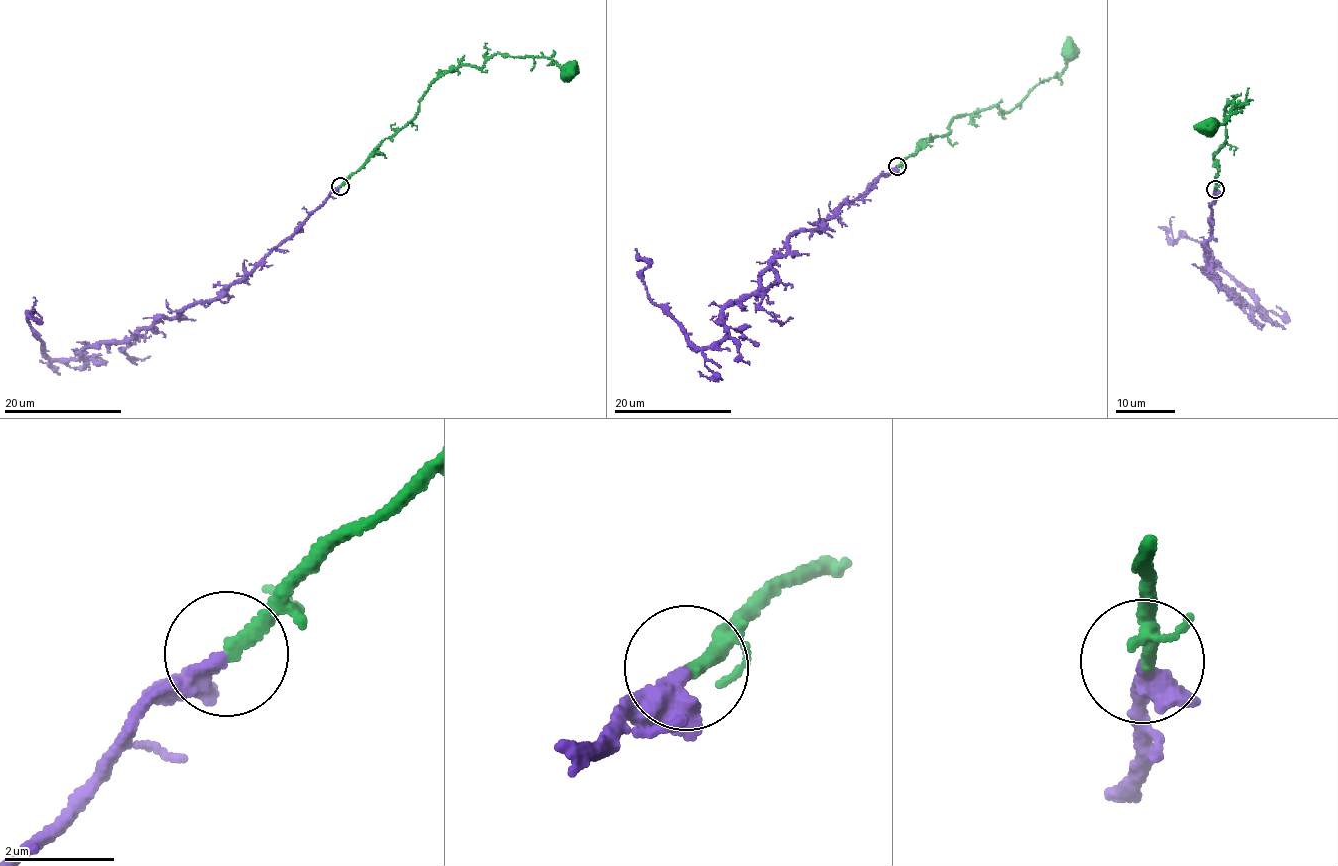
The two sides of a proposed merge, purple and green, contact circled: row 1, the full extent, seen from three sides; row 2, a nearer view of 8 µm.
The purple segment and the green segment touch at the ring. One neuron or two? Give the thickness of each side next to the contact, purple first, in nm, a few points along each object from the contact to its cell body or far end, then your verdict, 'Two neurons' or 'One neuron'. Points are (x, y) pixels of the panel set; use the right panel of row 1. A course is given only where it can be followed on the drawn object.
Thickness 360 nm (purple) against 260 nm. Course of purple: (1214, 189), (1207, 269), (1201, 267), (1256, 308), (1211, 252), (1173, 240), (1174, 217). Course of green: (1214, 189), (1225, 109), (1247, 101), (1223, 124), (1208, 127). One neuron

